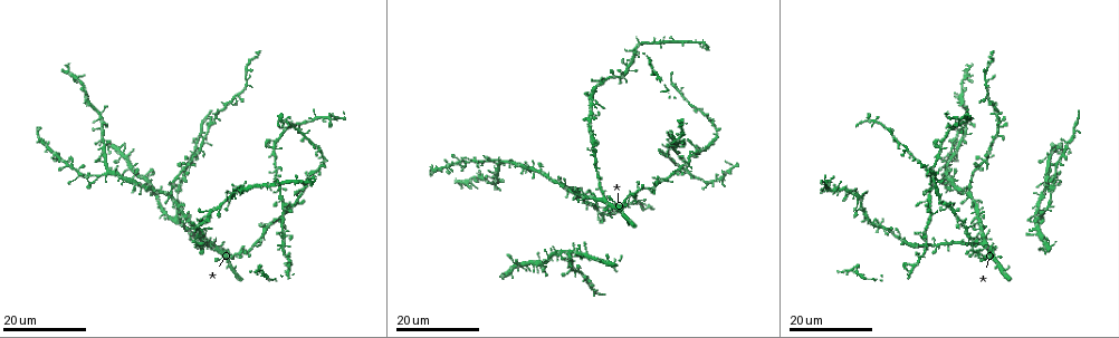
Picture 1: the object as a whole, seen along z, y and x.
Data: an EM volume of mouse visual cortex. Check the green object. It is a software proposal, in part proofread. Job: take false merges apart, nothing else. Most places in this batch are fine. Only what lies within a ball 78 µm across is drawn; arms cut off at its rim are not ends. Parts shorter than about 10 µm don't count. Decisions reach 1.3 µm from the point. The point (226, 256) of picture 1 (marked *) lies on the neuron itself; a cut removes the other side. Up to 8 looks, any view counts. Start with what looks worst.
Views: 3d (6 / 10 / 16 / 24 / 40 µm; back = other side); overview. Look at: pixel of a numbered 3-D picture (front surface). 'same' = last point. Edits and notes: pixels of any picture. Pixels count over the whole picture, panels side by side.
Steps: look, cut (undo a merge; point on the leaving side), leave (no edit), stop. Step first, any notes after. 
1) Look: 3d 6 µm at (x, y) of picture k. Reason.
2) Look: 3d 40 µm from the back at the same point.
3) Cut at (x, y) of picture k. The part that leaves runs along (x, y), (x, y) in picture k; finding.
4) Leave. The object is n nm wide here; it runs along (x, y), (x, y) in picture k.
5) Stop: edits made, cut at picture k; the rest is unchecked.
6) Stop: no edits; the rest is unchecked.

Look: 3d 24 µm at (683, 161) of picture 1.

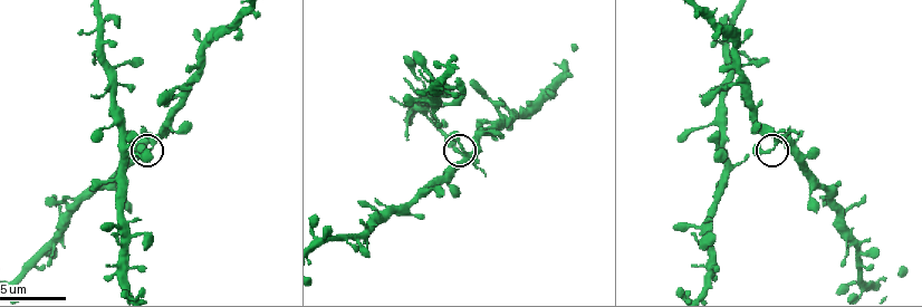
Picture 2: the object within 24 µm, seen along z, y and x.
Look: 3d 10 µm at (464, 152) of picture 2. Zoom in.

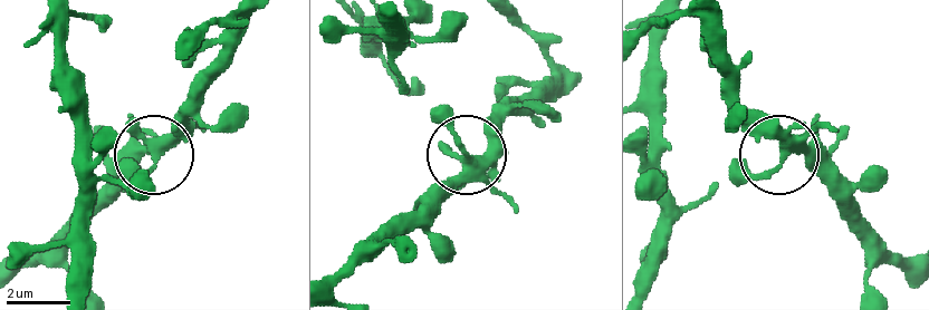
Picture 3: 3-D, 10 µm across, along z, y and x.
Leave. The side arm is 41 µm long; continuous, no second neuron.

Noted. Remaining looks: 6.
Look: 3d 24 µm at (967, 194) of picture 1. Three arms meet.

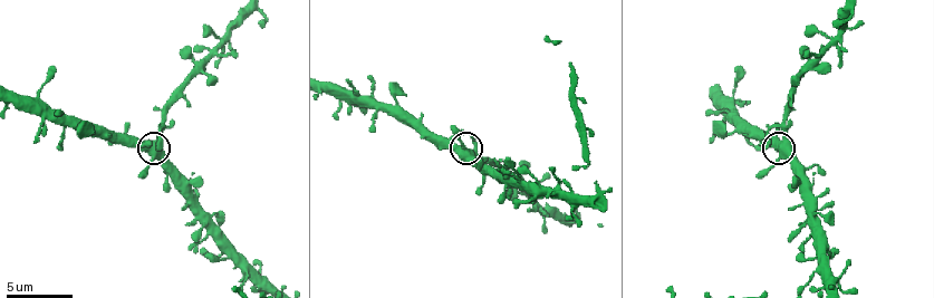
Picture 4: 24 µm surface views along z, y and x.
Look: 3d 6 µm at (780, 145) of picture 4.

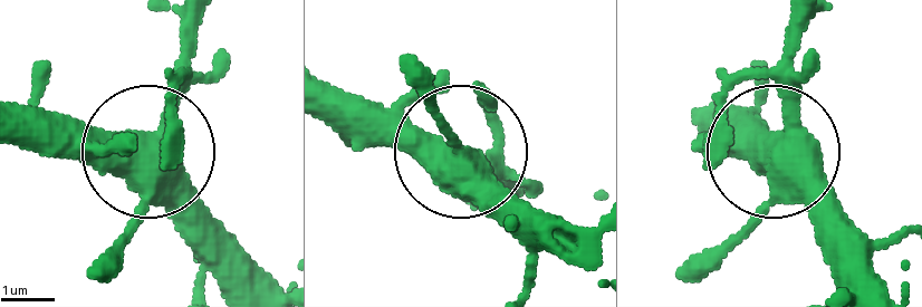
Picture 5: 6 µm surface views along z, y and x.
Leave. 3 arms meet here; it runs along (889, 285), (772, 152), (781, 36) in picture 5; one neuron here.

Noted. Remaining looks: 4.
Look: 3d 16 µm at (10, 286) of picture 2. Four arms meet.

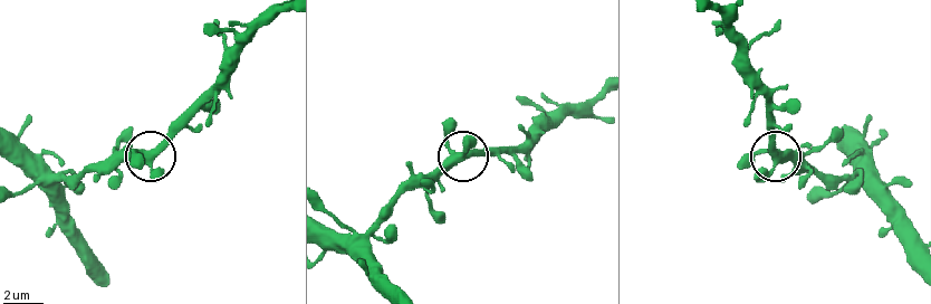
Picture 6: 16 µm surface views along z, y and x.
Leave. The object is 400 nm wide here; it runs along (357, 234), (370, 228), (405, 193), (466, 155), (504, 153) in picture 6; one neuron here.

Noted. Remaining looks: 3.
Look: 3d 6 µm at (227, 31) of picture 4. Thick turns thin.

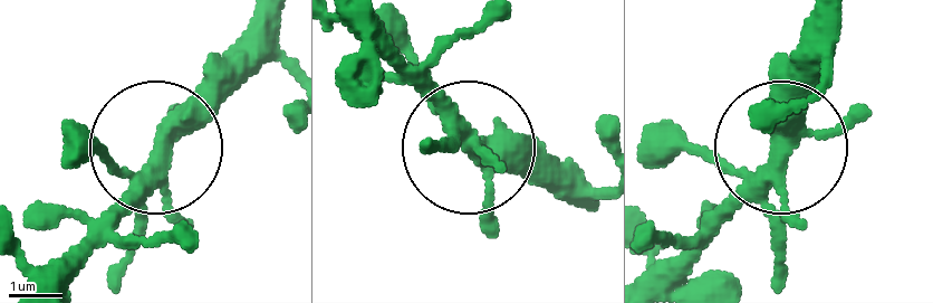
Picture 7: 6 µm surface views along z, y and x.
Leave. It runs along (34, 283), (242, 60) in picture 7; continuous, no second neuron.

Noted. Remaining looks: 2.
Stop: no edits; the rest is unchecked.

